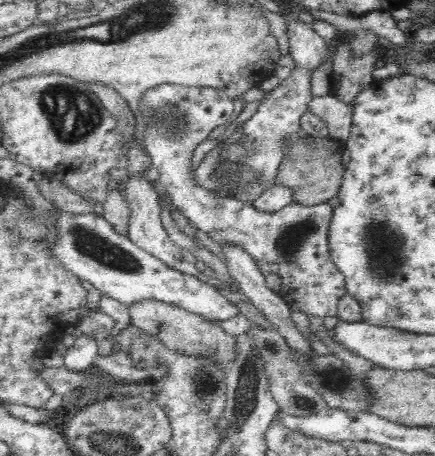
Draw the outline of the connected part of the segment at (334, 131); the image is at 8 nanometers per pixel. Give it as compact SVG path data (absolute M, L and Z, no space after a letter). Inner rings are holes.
M334 95L313 96L308 111L318 115L328 127L328 137L346 144L352 127L353 103L345 103Z

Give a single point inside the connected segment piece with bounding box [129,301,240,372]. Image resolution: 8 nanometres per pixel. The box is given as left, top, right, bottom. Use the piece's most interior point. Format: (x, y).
(182, 333)

